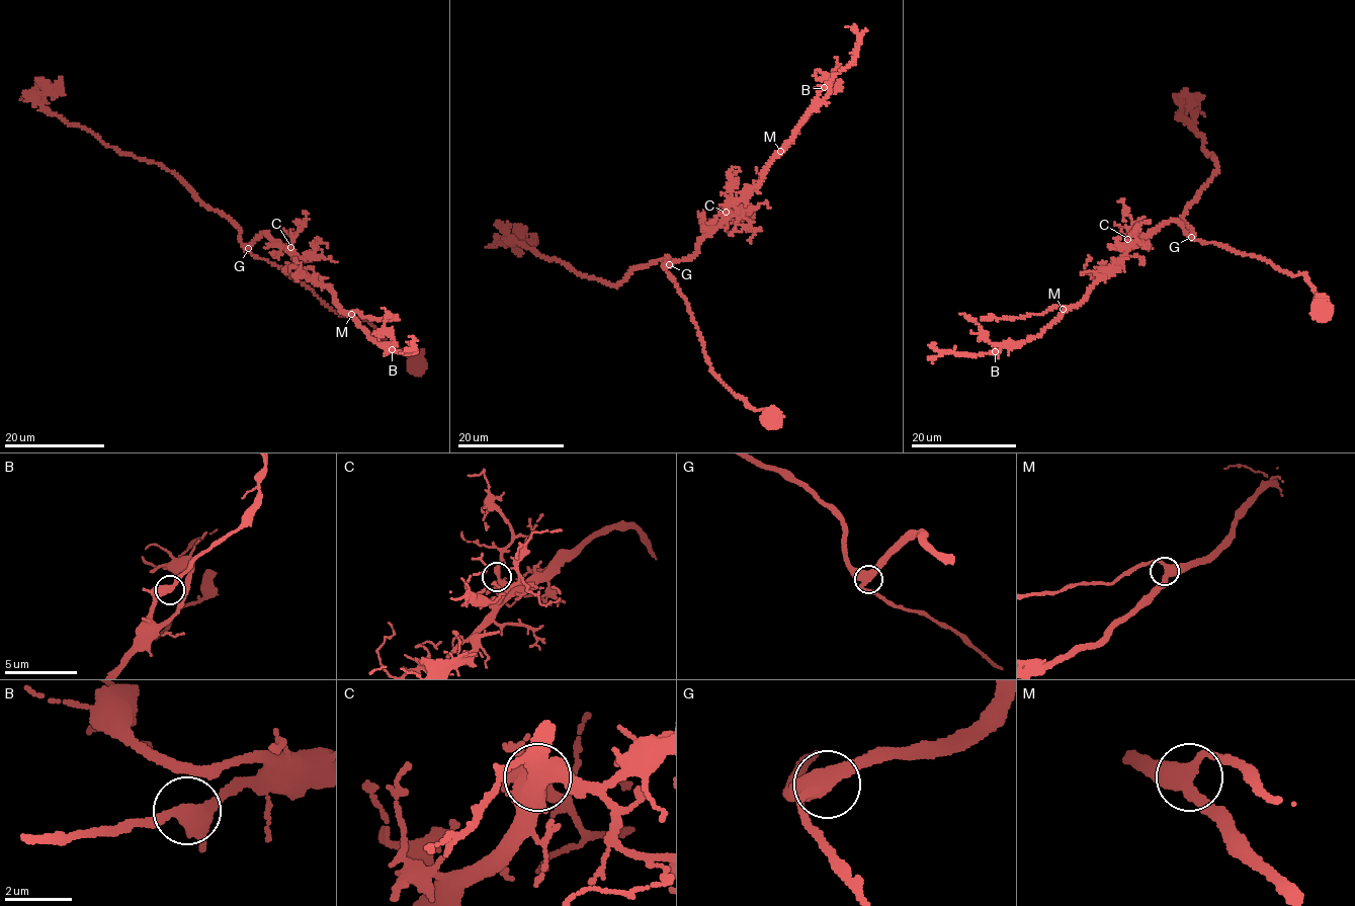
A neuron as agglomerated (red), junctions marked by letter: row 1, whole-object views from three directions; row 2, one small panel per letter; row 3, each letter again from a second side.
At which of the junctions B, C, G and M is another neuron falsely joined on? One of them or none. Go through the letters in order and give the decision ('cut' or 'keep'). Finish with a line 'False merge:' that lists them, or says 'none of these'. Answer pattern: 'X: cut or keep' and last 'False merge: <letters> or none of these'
B: keep
C: keep
G: keep
M: keep
False merge: none of these

